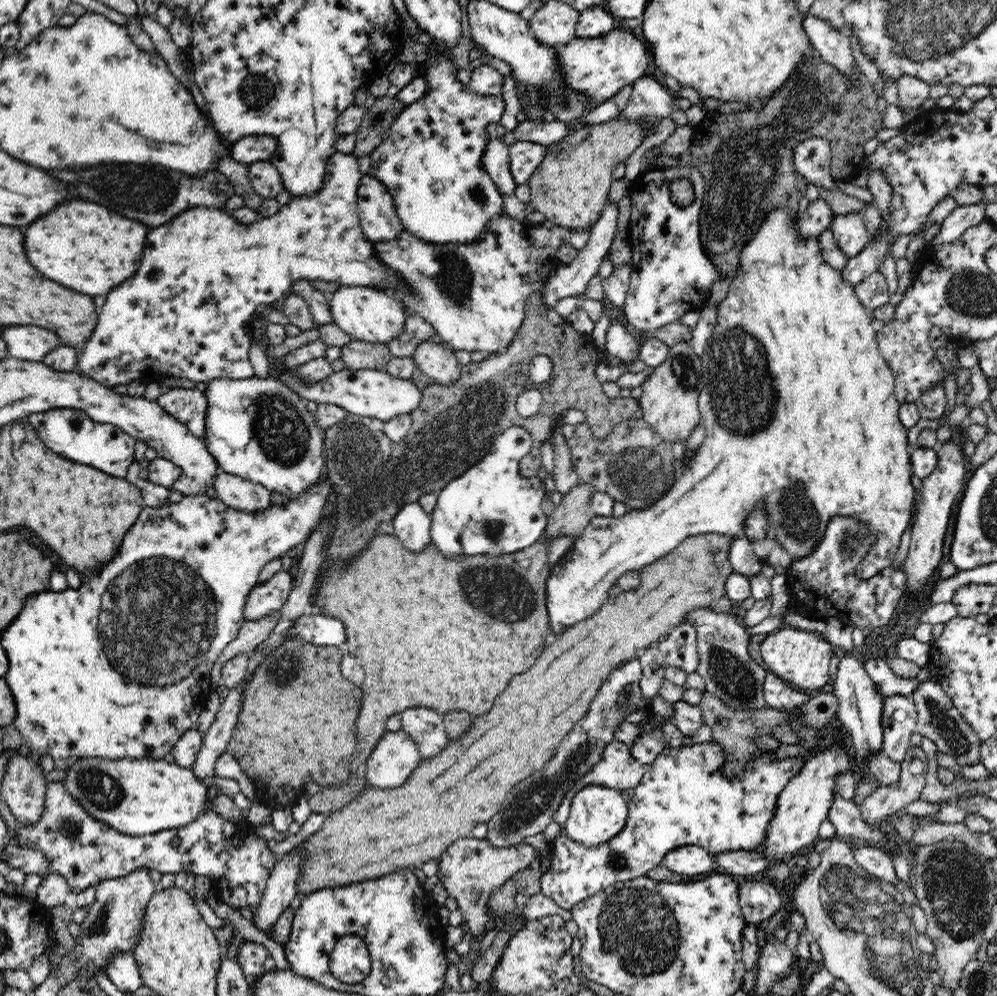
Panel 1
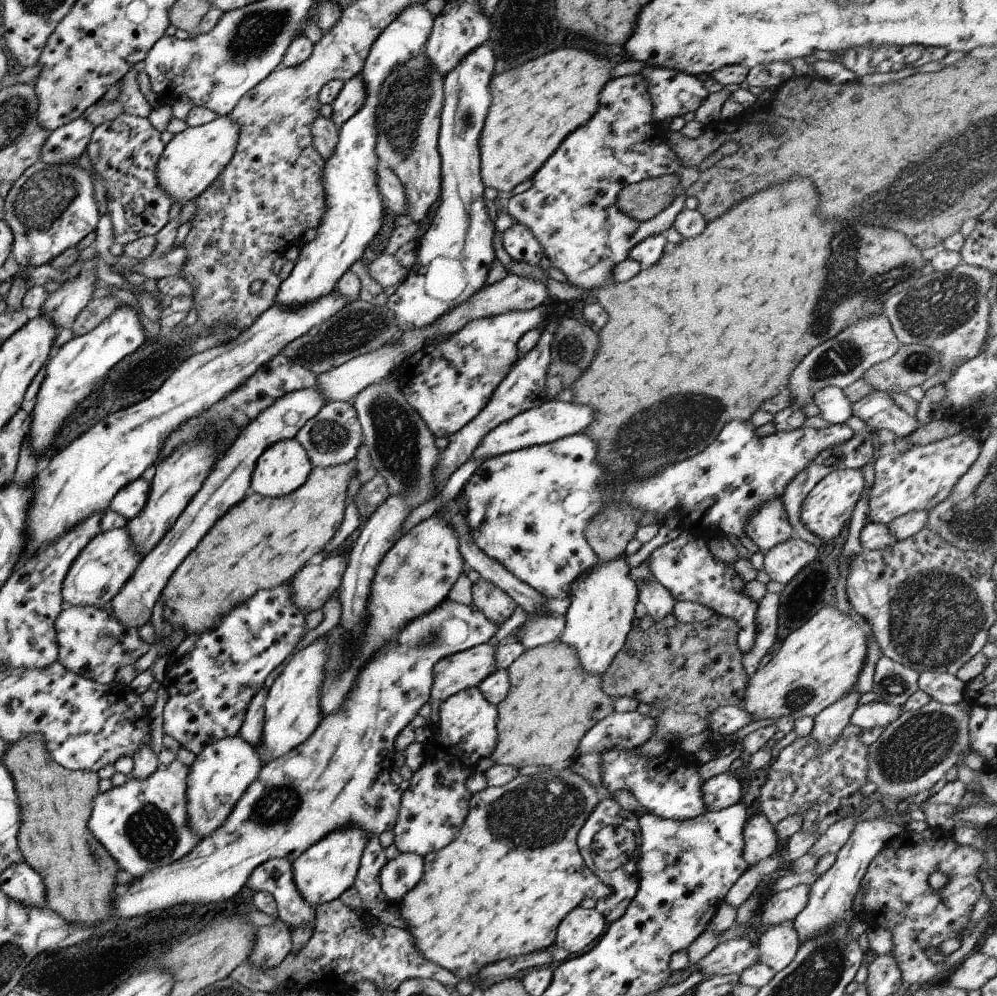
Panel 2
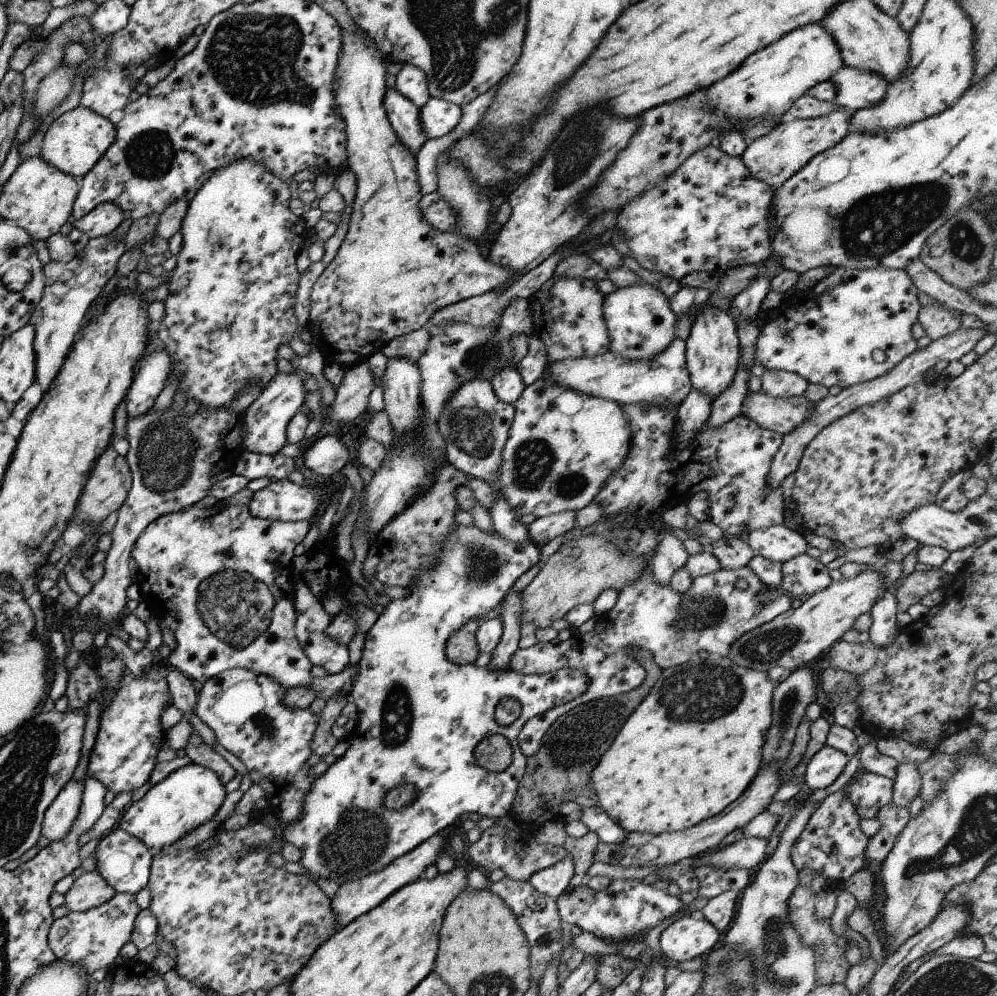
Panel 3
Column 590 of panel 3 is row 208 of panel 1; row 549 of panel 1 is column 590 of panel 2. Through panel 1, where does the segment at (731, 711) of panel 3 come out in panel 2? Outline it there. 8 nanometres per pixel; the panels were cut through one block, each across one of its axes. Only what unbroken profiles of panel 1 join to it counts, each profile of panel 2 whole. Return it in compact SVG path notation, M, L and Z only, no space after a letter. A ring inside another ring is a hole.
M624 557L605 564L599 563L577 576L569 587L567 597L569 606L564 614L563 630L557 639L573 646L583 672L601 677L622 649L626 634L635 624L633 606L638 601L638 590ZM567 764L563 770L560 767L554 767L552 770L545 770L545 772L531 776L517 775L505 784L489 786L473 793L470 796L468 812L458 835L441 850L430 852L422 857L424 864L421 880L400 900L399 914L401 914L401 920L405 922L405 930L413 936L413 944L417 948L417 952L425 960L451 972L458 980L465 980L466 978L473 980L473 977L476 979L479 970L487 964L493 964L493 962L499 962L506 958L523 956L537 950L553 948L557 925L565 918L567 912L571 912L575 906L578 906L583 898L597 900L609 893L608 888L586 866L576 845L577 833L583 822L587 820L589 813L597 806L597 802L599 802L597 790L587 780L573 774L568 769Z

